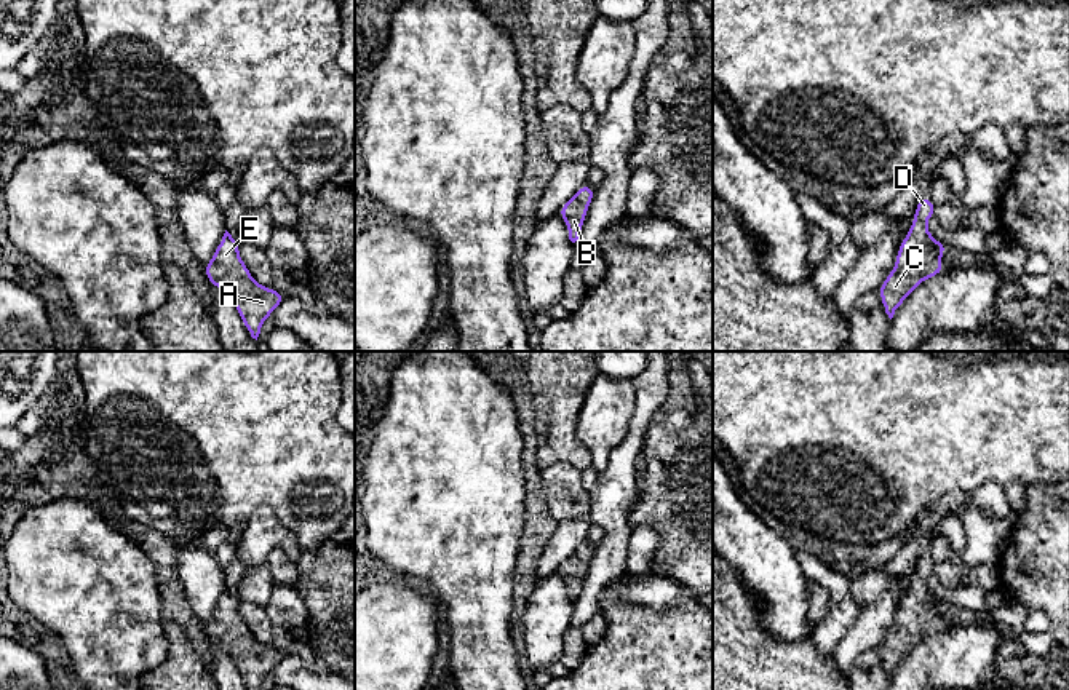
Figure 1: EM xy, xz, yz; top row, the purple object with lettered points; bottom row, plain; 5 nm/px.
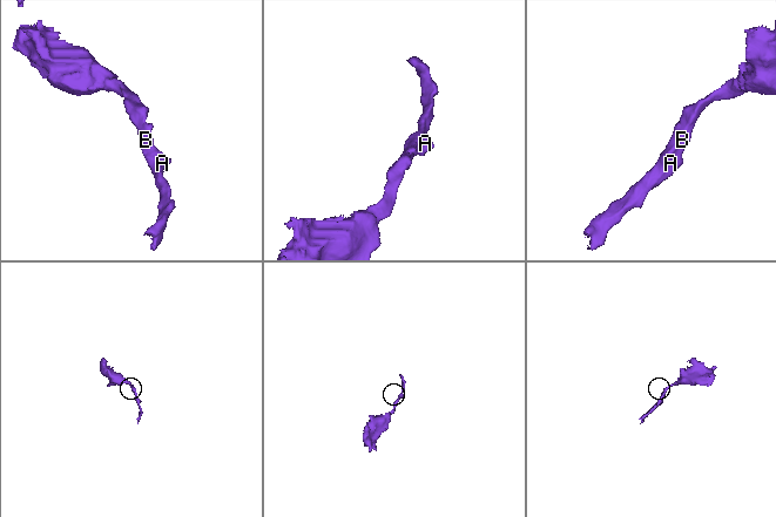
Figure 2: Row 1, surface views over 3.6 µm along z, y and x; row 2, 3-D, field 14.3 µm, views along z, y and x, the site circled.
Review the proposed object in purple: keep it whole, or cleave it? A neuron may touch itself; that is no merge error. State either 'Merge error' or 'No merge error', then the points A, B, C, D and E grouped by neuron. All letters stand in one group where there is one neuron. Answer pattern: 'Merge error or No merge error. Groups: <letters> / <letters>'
No merge error. Groups: A B C D E

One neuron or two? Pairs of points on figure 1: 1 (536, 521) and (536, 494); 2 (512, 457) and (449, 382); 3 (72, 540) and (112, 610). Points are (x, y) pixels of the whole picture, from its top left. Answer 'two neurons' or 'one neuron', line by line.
1: one neuron
2: one neuron
3: one neuron

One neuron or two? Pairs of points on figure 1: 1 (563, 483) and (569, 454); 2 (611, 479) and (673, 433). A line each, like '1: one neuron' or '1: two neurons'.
1: two neurons
2: two neurons

